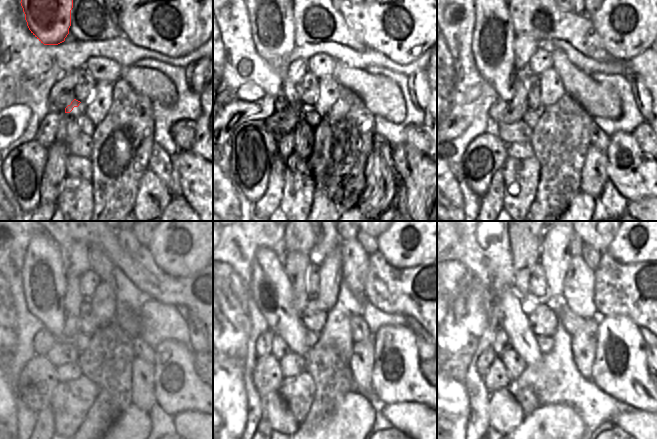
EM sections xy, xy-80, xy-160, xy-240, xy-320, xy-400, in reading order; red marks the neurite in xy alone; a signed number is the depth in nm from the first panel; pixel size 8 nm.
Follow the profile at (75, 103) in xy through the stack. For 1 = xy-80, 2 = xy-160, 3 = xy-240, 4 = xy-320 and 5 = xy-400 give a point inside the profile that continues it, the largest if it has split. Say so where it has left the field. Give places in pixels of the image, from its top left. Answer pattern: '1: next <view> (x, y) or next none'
1: next xy-80 (271, 17)
2: next xy-160 (493, 36)
3: next xy-240 (44, 281)
4: next xy-320 (270, 289)
5: next xy-400 (509, 314)

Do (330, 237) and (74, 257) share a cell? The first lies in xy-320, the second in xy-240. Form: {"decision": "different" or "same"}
{"decision": "different"}

